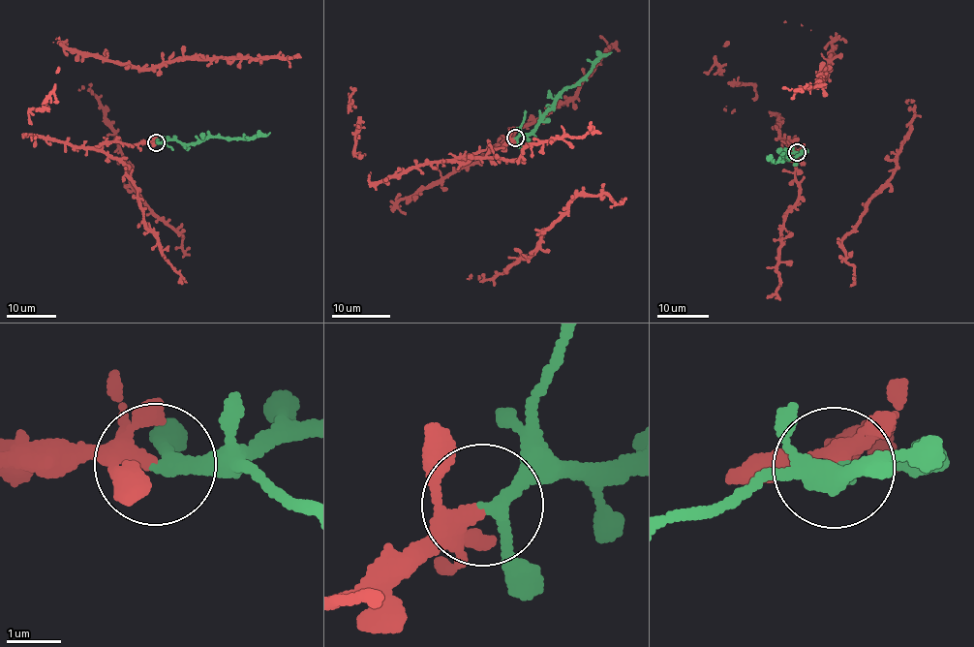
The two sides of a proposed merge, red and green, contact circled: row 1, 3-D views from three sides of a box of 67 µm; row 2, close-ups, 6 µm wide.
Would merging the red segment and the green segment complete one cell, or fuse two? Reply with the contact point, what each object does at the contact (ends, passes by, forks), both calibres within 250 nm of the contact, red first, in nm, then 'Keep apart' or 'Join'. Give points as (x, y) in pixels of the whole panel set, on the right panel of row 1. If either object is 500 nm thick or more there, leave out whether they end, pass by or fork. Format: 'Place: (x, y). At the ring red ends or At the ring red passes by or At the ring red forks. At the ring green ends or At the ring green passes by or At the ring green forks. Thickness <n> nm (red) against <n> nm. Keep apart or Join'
Place: (797, 152). At the ring red forks. At the ring green passes by. Thickness 200 nm (red) against 240 nm. Join

